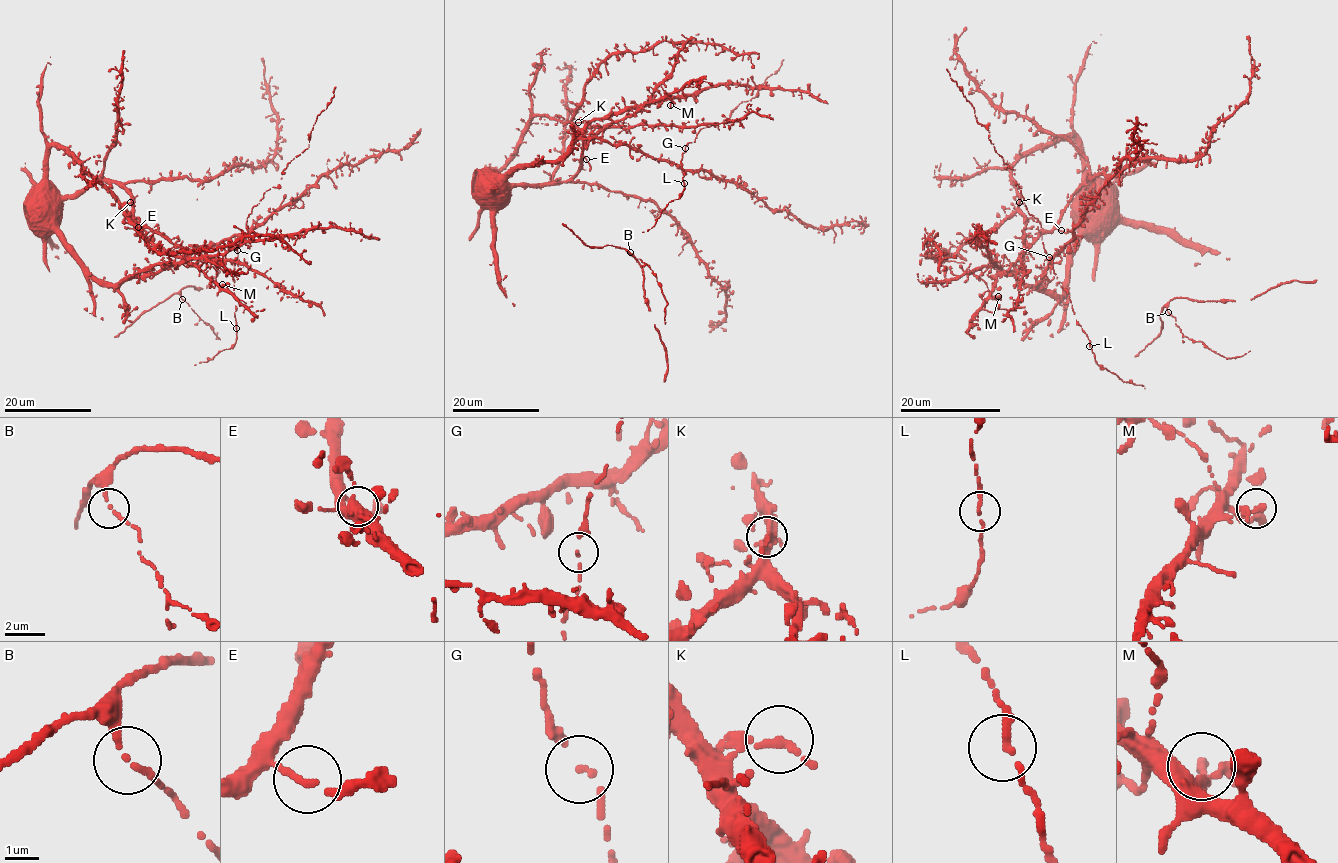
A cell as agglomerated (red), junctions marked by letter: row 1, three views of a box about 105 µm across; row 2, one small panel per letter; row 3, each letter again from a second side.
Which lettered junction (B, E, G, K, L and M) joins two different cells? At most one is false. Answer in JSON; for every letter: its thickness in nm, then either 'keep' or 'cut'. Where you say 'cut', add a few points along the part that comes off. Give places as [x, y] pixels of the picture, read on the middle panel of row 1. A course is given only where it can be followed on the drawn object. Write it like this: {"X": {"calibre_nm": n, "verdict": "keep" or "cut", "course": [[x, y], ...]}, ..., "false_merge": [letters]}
{"B": {"calibre_nm": 180, "verdict": "keep"}, "E": {"calibre_nm": 200, "verdict": "keep"}, "G": {"calibre_nm": 140, "verdict": "keep"}, "K": {"calibre_nm": 200, "verdict": "keep"}, "L": {"calibre_nm": 200, "verdict": "keep"}, "M": {"calibre_nm": 190, "verdict": "keep"}, "false_merge": []}

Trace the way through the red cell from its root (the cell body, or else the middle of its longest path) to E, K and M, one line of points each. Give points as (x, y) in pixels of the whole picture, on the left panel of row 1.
E: (34, 215), (34, 206), (42, 198), (72, 196), (92, 184), (117, 182), (131, 197), (132, 222), (138, 227)
K: (34, 215), (34, 198), (42, 190), (48, 150), (52, 145), (69, 153), (121, 203), (130, 202)
M: (34, 215), (42, 198), (72, 196), (92, 184), (117, 182), (131, 197), (136, 227), (222, 284)

